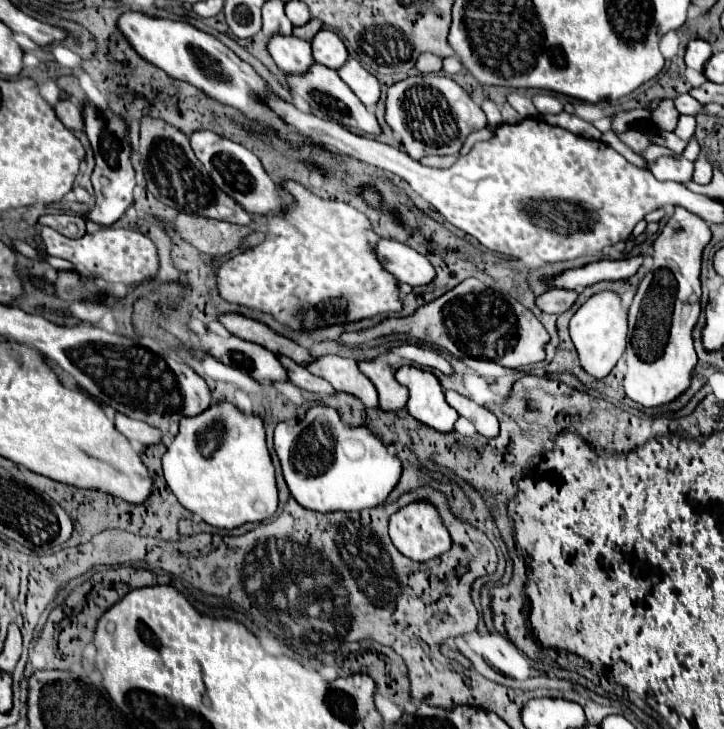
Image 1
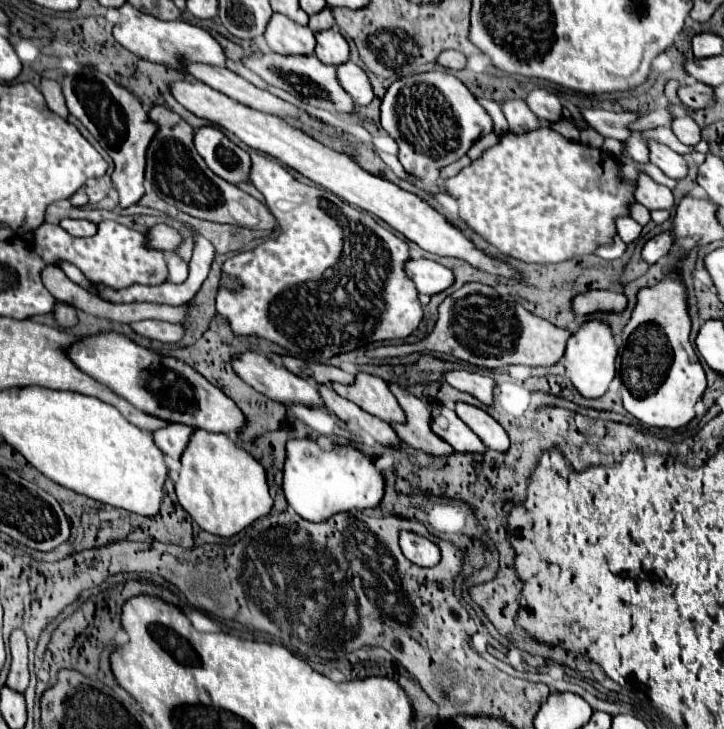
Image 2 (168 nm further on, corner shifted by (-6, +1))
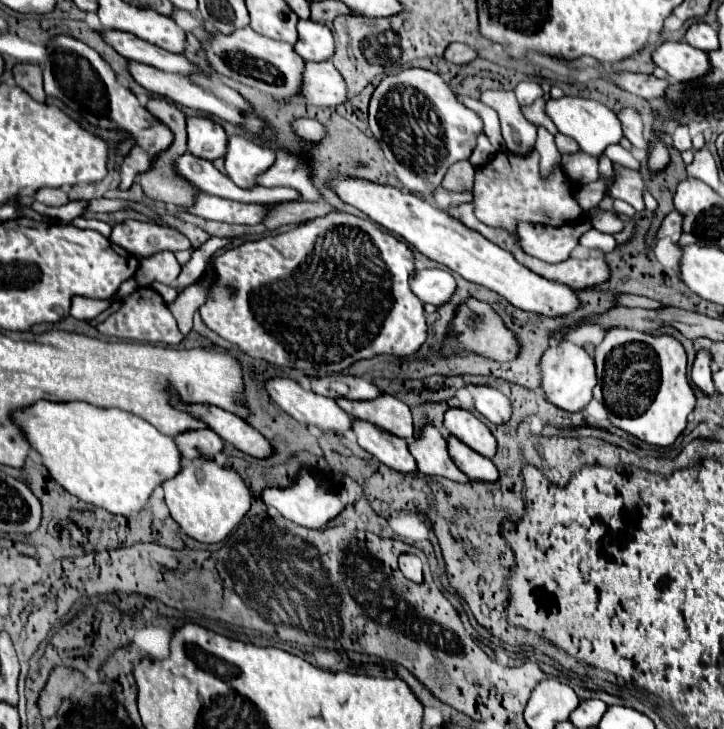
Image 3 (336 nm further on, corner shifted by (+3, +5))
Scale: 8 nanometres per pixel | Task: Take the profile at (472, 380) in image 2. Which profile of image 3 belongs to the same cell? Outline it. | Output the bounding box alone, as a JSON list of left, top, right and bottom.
[466,384,510,424]

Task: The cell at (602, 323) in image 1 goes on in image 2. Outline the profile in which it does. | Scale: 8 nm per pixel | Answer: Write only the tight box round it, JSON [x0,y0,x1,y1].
[565,322,617,400]

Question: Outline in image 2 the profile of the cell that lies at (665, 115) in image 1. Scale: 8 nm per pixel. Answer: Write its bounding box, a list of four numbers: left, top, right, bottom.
[671,116,701,146]

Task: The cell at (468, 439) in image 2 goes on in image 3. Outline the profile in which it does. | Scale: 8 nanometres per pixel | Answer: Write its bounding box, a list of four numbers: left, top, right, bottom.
[446,434,498,482]

